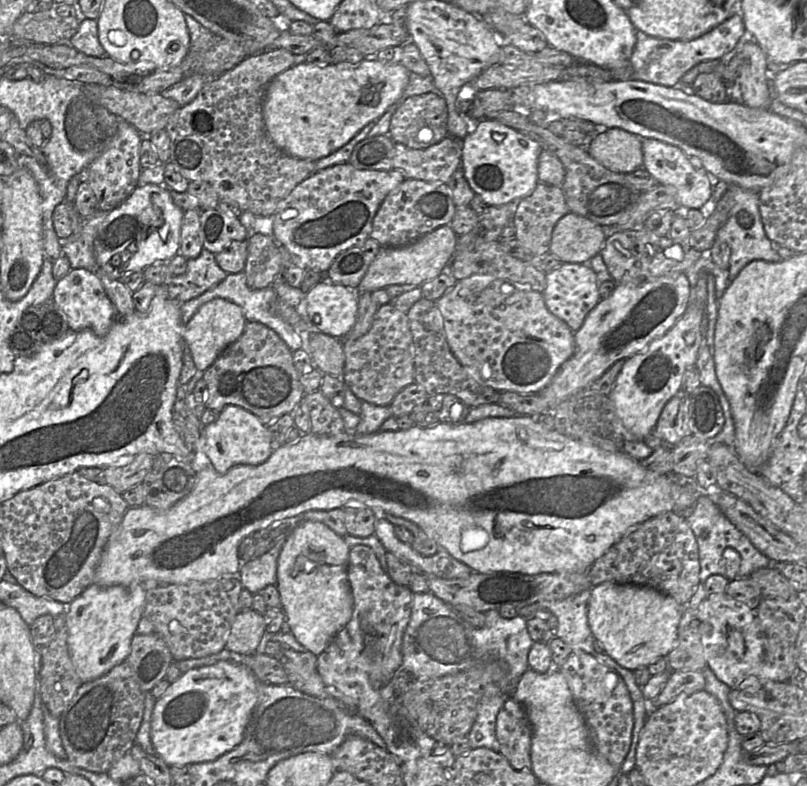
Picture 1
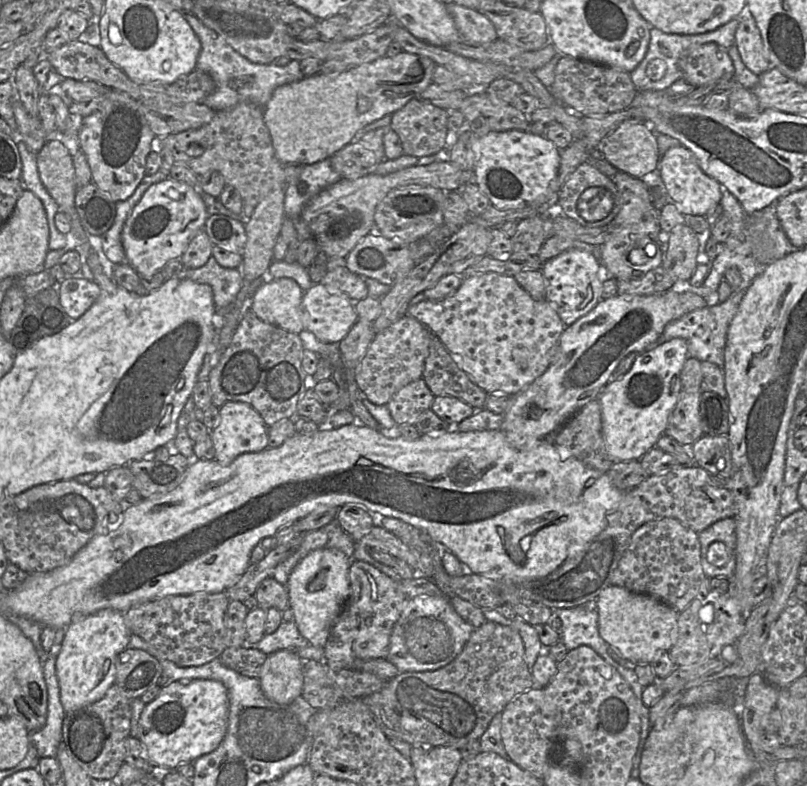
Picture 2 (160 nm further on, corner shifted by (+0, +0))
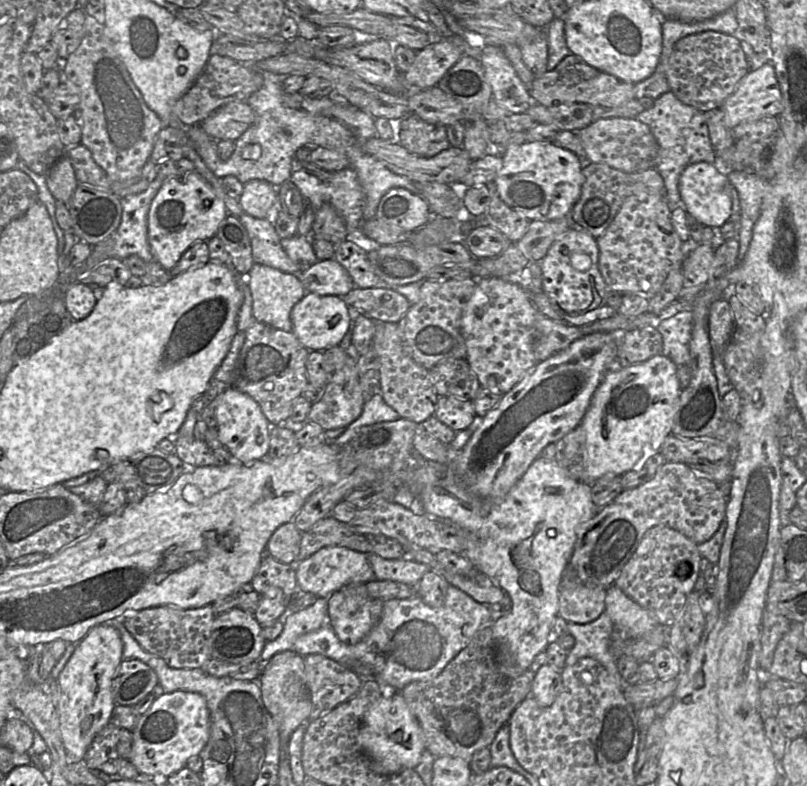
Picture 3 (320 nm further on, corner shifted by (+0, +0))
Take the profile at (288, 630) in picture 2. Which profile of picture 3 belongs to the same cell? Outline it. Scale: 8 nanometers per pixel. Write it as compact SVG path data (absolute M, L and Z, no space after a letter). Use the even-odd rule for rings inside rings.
M318 598L317 601L310 605L309 607L297 611L297 612L288 612L286 617L283 619L283 630L281 634L272 641L266 641L263 647L263 651L260 656L260 660L262 663L262 671L263 671L263 663L267 663L274 655L284 651L293 651L293 646L298 637L303 634L315 631L319 629L321 626L325 625L328 619L328 601L325 598Z

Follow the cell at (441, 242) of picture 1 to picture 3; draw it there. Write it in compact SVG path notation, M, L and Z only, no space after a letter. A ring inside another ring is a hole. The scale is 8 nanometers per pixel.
M335 258L318 261L296 275L307 292L318 295L343 297L355 287L348 271Z

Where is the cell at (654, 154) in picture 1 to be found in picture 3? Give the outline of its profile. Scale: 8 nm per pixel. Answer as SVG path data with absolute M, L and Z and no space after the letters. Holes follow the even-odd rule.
M698 162L687 166L679 180L682 206L688 215L695 217L702 224L709 227L721 228L729 221L732 206L732 188L734 187L730 184L729 178L708 162Z

